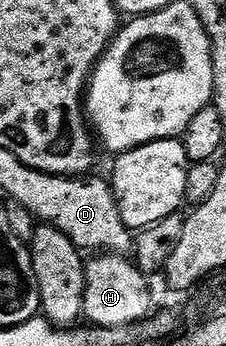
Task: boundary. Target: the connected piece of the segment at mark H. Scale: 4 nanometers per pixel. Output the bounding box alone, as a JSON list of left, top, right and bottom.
[83,254,152,328]

